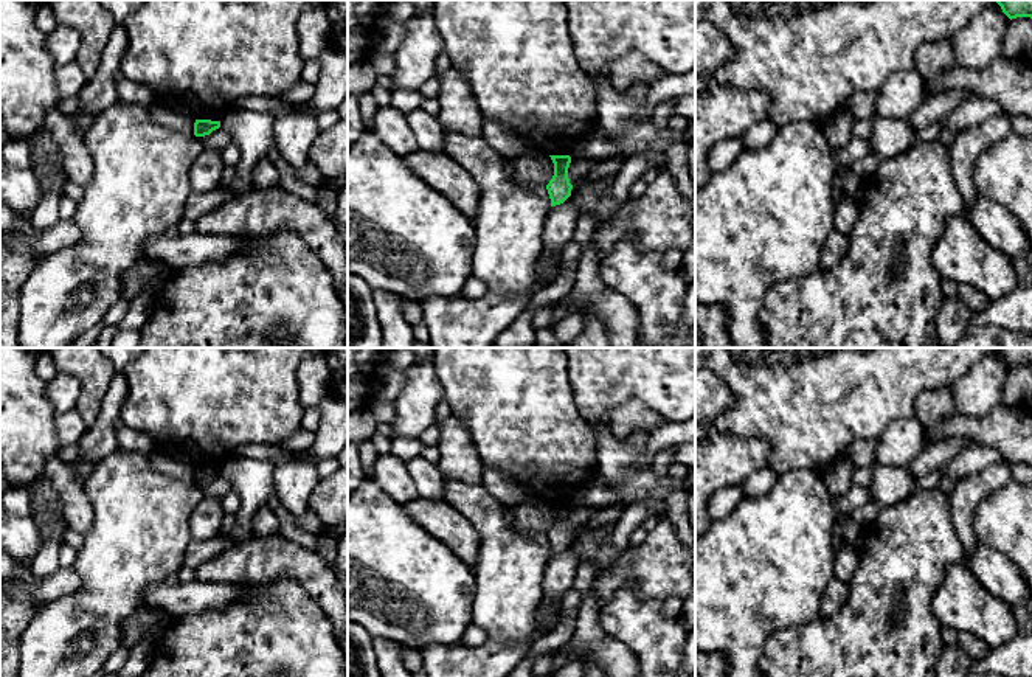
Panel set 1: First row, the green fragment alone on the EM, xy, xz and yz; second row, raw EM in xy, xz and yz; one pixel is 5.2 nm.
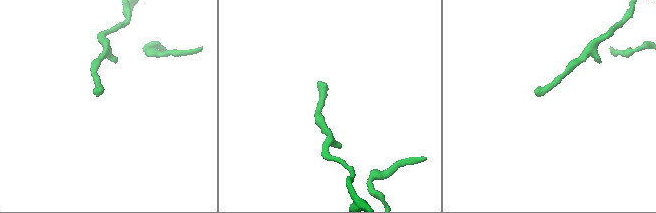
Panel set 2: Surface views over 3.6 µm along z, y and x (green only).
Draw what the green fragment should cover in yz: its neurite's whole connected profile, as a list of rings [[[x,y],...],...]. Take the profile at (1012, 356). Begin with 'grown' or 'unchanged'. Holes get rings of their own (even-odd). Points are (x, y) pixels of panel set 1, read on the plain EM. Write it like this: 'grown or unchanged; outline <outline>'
unchanged; outline [[[995,348],[1003,360],[1012,368],[1016,365],[1032,366],[1032,348]]]

